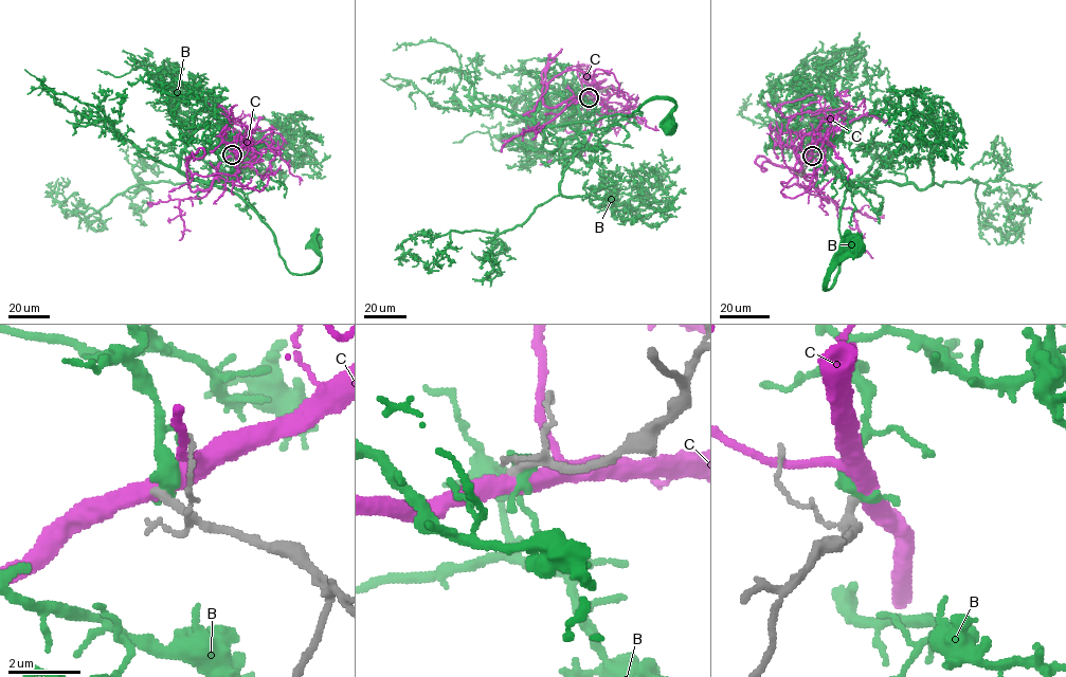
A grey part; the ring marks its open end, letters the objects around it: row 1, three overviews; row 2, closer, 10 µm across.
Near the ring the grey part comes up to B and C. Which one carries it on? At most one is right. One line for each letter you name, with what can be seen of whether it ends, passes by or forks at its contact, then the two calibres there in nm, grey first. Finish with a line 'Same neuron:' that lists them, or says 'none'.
Same neuron: none

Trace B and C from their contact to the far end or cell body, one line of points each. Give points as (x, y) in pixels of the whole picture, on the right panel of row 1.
B: (812, 156), (819, 145), (808, 160), (825, 154), (849, 183), (839, 270), (827, 290), (829, 272), (856, 245)
C: (812, 156), (812, 144), (802, 163), (795, 166), (796, 175), (781, 183), (796, 184), (838, 204)

